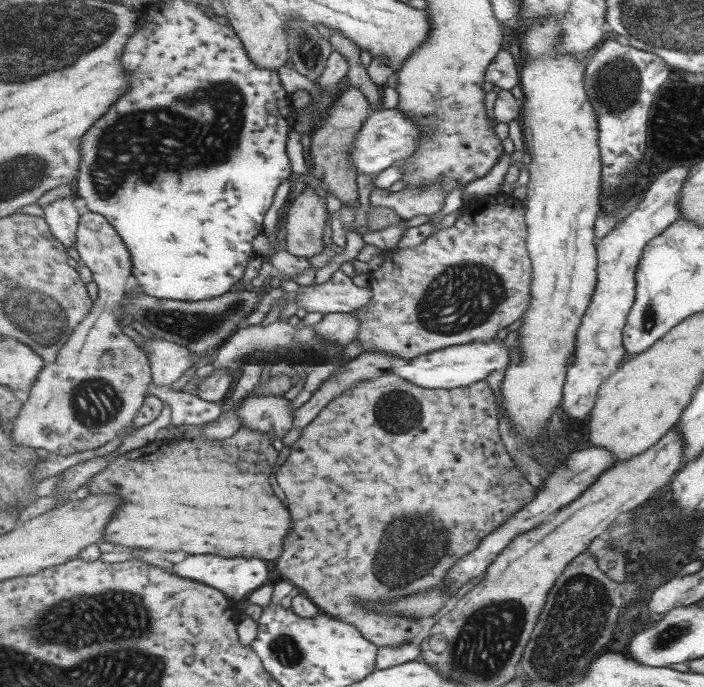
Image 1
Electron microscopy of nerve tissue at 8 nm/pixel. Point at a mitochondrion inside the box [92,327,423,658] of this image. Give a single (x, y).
(294, 349)

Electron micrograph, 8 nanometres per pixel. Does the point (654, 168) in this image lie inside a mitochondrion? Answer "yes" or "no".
no

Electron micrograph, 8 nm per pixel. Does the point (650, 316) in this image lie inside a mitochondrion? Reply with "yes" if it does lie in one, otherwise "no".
yes

